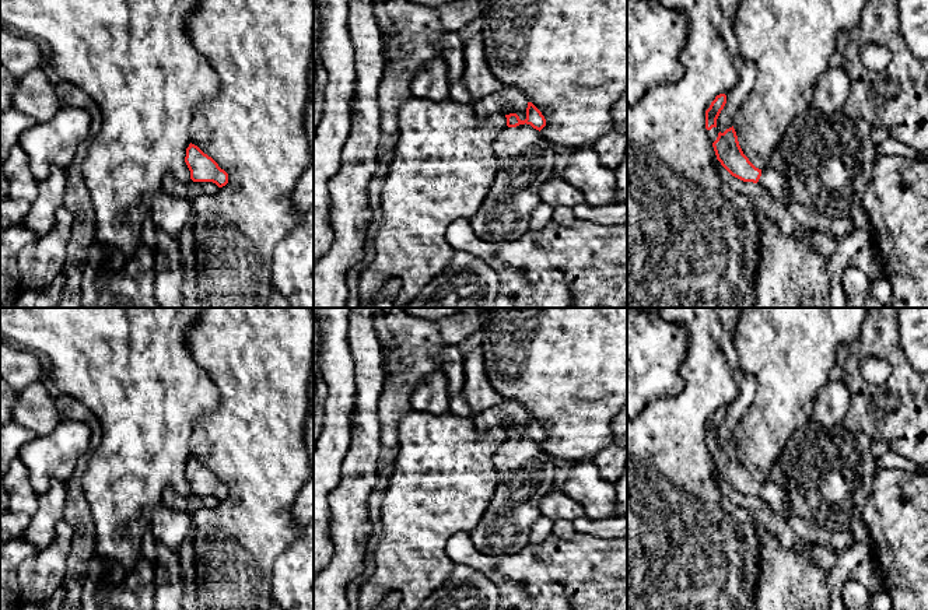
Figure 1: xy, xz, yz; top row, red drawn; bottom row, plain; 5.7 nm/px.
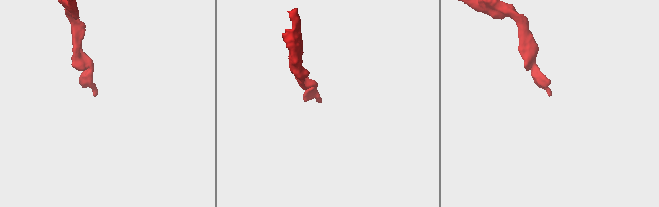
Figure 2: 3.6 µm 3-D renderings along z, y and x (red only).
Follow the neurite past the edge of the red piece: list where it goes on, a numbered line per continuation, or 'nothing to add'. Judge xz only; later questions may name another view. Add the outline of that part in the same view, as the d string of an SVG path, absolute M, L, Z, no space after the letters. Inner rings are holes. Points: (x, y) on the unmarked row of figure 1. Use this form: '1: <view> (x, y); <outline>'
1: xz (525, 472); M530 438L505 439L493 458L498 474L491 501L470 532L476 548L490 555L516 554L542 515L540 501L553 490L553 458Z

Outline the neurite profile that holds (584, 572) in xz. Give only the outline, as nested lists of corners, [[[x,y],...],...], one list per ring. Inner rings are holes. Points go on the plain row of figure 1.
[[[461,532],[447,541],[445,551],[454,564],[479,571],[497,586],[497,610],[627,610],[627,536],[602,539],[575,533],[570,539],[558,539],[550,534],[543,543],[526,543],[516,554],[490,555],[473,546],[470,533]]]

